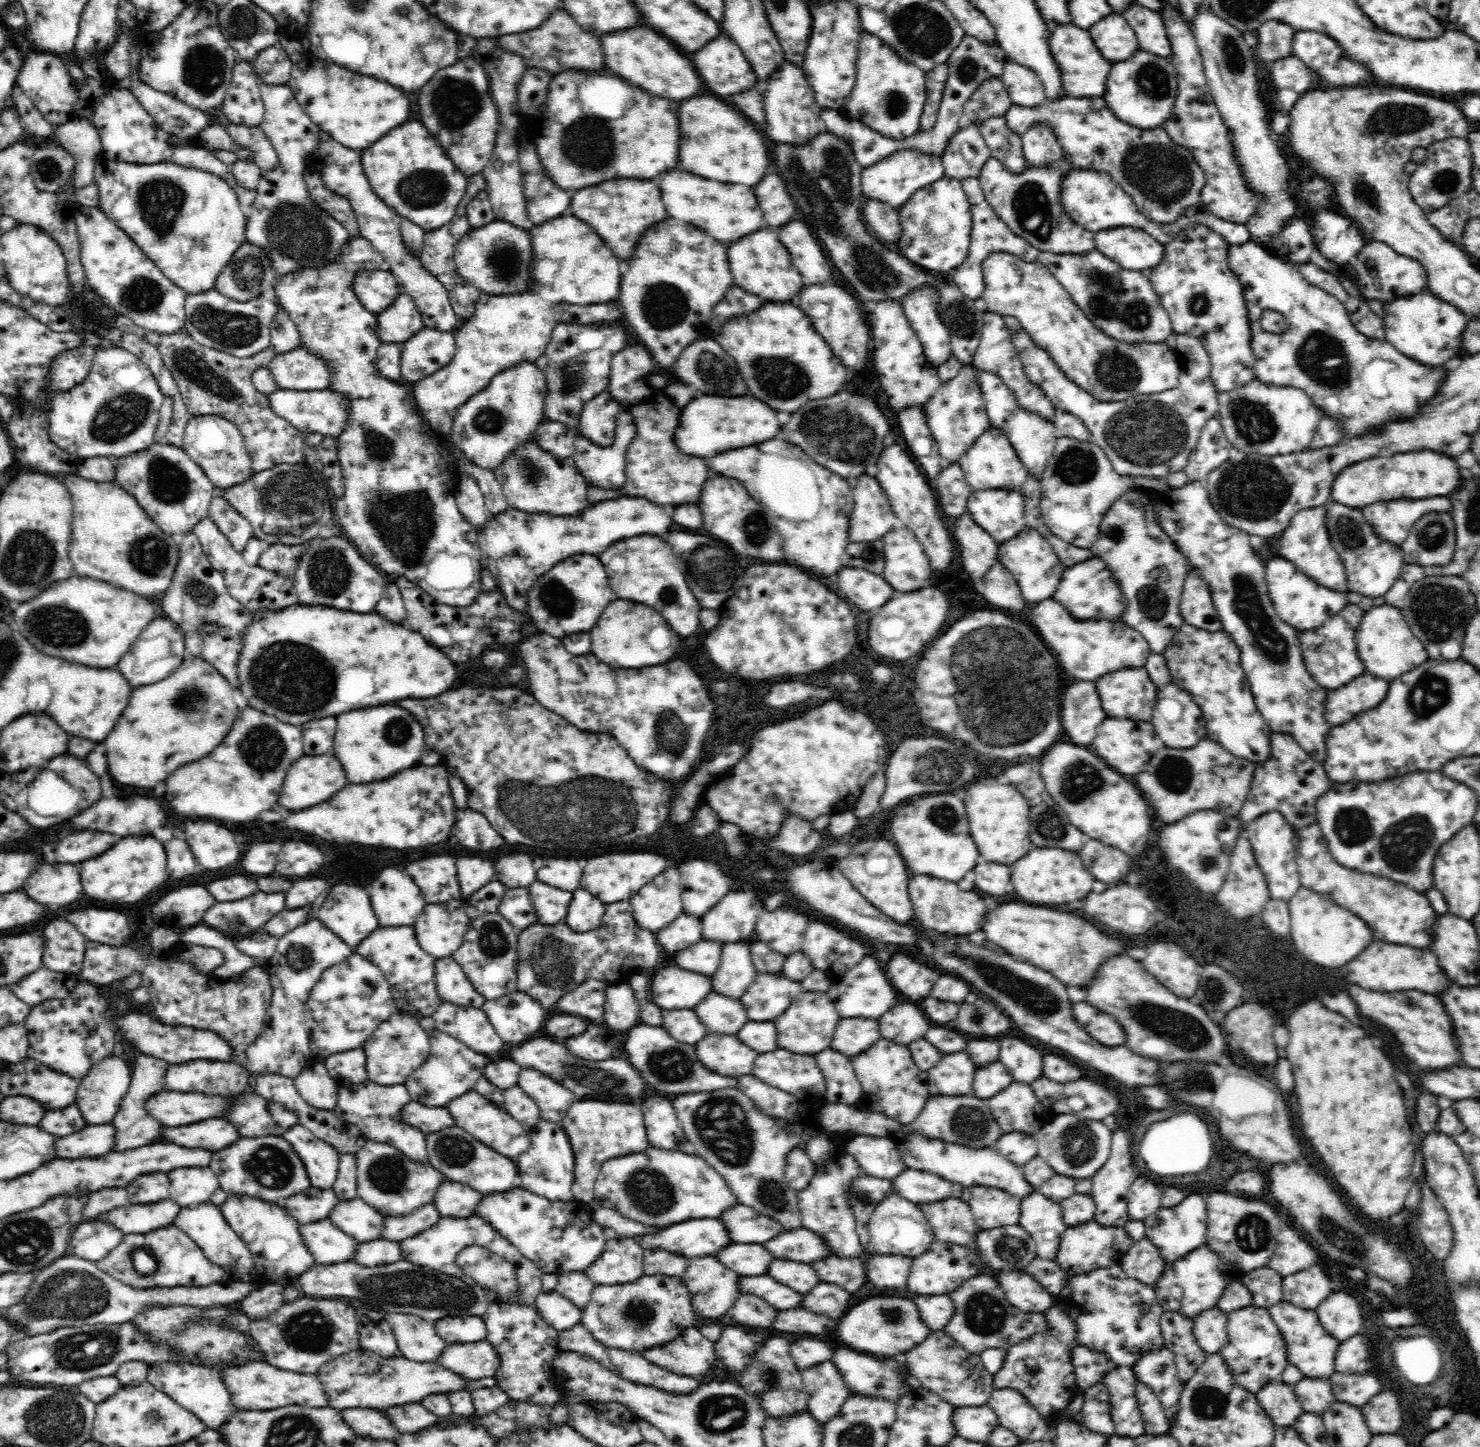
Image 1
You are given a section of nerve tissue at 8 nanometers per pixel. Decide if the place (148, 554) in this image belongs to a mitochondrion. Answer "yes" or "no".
yes

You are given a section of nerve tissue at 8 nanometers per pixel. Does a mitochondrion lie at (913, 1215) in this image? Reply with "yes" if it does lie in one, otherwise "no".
no

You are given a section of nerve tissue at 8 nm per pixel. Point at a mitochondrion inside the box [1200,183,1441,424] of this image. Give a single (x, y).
(1322, 356)

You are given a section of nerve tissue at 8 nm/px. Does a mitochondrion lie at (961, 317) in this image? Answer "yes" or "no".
yes

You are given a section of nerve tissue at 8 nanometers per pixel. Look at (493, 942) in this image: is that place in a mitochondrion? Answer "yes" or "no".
yes

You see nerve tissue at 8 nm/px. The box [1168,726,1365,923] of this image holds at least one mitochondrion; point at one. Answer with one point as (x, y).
(1209, 862)

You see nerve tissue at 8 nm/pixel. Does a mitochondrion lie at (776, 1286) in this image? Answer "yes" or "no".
no

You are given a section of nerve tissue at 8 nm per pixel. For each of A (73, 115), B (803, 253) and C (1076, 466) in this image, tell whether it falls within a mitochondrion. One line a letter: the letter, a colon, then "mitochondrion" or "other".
A: other
B: other
C: mitochondrion

